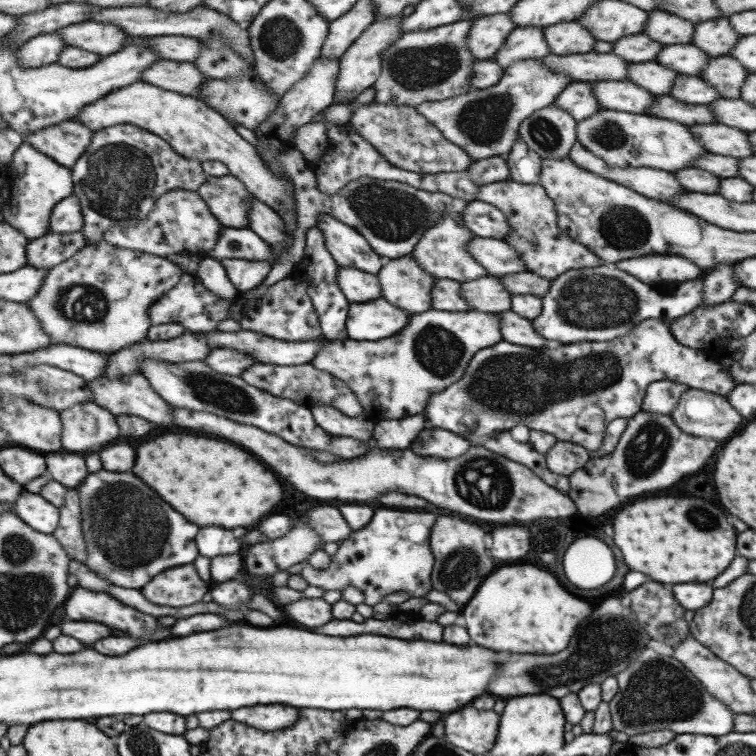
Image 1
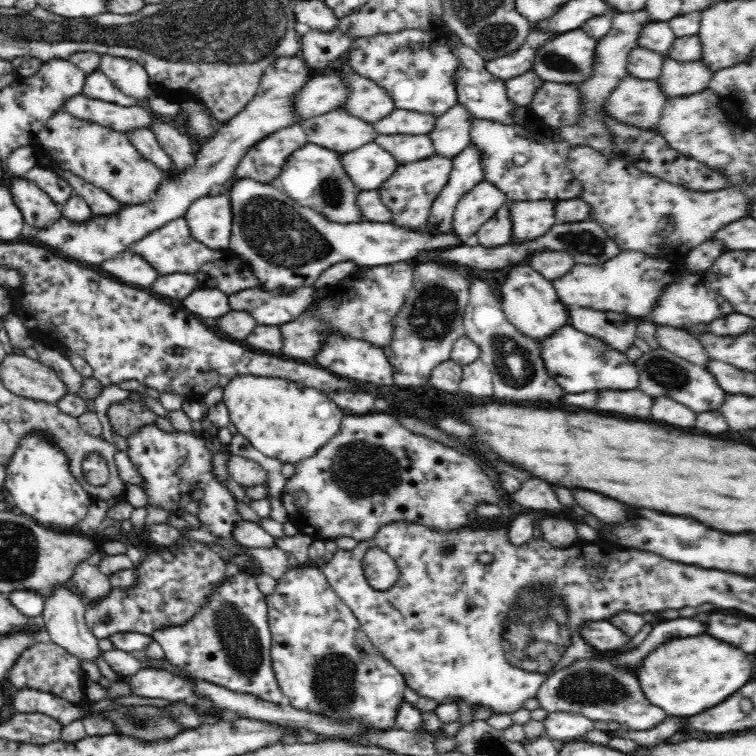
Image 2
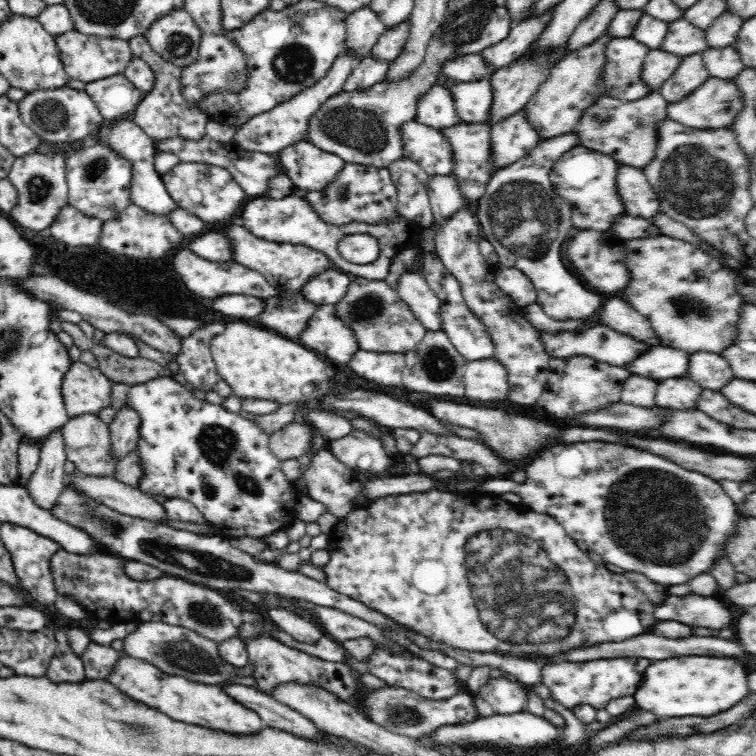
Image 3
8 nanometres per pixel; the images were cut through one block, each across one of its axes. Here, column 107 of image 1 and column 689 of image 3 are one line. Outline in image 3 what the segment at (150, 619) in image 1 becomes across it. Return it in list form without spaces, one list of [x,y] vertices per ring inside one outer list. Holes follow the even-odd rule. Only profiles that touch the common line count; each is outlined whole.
[[[668,596],[662,604],[654,606],[656,620],[678,620],[688,626],[702,628],[728,628],[732,624],[732,614],[722,606],[722,602],[706,596]]]

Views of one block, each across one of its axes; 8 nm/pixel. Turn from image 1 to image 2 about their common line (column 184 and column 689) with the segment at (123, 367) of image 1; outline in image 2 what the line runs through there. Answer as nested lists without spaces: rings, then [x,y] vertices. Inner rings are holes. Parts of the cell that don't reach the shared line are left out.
[[[656,325],[655,328],[655,334],[662,348],[680,354],[683,359],[686,358],[698,366],[706,366],[709,356],[694,334],[670,325]]]

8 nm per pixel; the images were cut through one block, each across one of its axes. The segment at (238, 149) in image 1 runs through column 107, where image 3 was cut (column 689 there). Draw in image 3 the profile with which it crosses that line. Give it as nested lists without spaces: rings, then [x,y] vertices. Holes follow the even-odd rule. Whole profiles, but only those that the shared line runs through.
[[[710,77],[686,98],[682,98],[678,102],[668,102],[667,115],[670,119],[692,129],[722,129],[733,124],[734,118],[742,110],[742,106],[744,106],[744,97],[742,97],[734,78]]]

